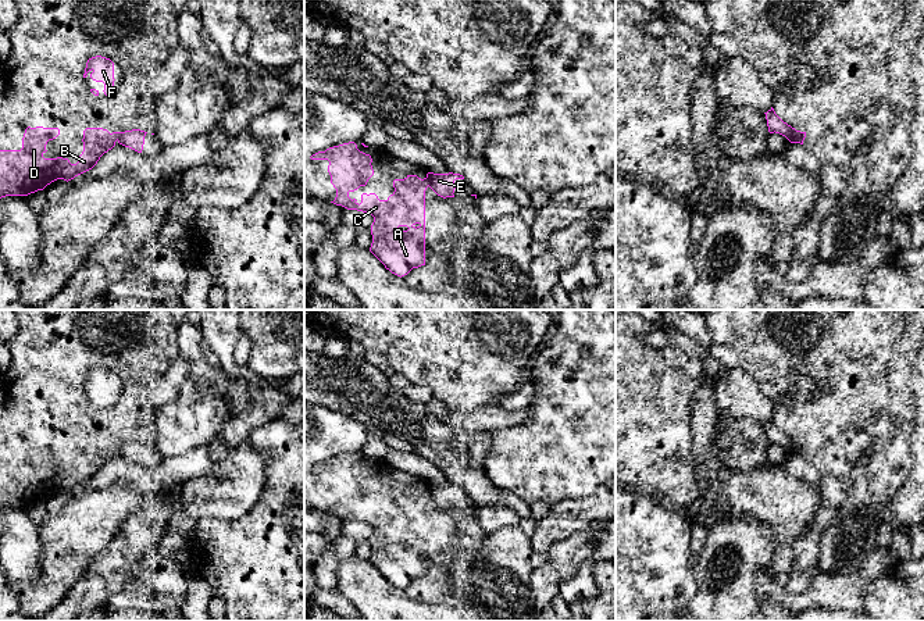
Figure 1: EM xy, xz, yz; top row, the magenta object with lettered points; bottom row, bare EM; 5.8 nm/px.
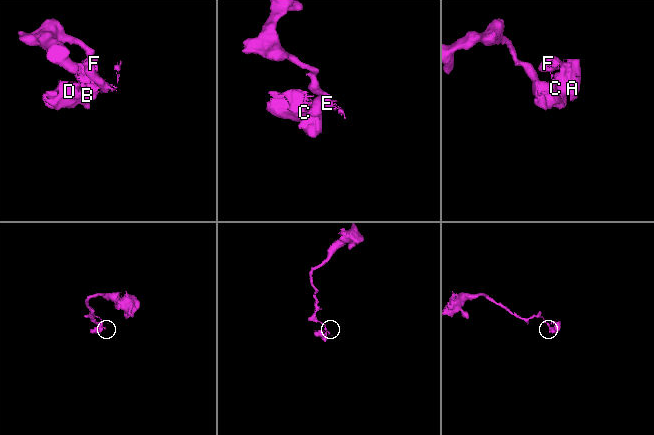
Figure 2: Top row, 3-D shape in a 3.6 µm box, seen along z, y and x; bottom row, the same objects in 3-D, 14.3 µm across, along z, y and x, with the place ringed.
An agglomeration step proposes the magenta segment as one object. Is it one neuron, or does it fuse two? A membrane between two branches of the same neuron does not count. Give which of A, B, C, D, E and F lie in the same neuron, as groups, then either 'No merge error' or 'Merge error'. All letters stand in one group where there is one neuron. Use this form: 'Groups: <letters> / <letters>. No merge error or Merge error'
Groups: A B C D F / E. Merge error

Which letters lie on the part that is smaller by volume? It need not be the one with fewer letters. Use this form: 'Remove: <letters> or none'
Remove: A, B, C, D, F

